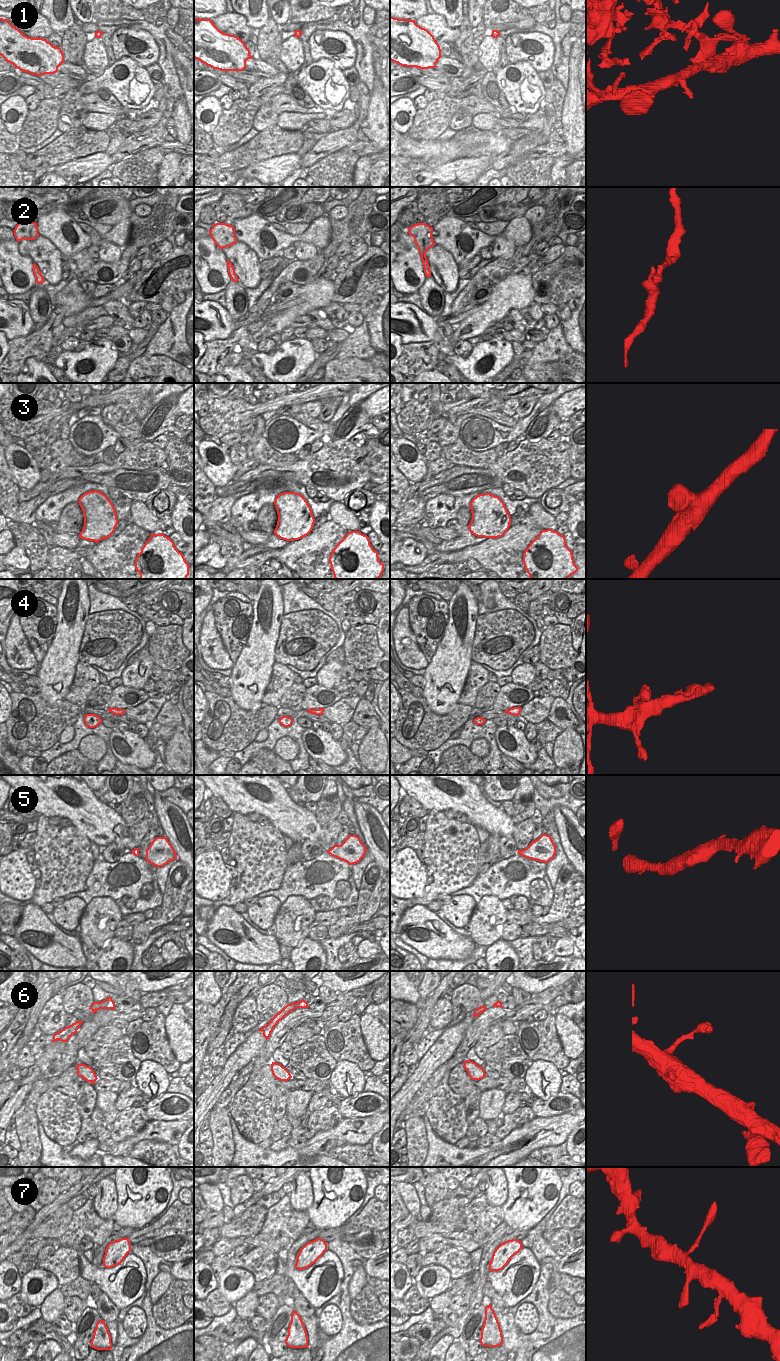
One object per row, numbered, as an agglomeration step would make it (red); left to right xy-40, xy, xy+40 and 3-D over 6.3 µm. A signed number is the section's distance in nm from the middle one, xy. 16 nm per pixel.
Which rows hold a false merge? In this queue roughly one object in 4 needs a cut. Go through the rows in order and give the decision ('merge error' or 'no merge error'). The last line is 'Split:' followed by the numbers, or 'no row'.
1: merge error
2: no merge error
3: no merge error
4: no merge error
5: no merge error
6: no merge error
7: no merge error
Split: 1

